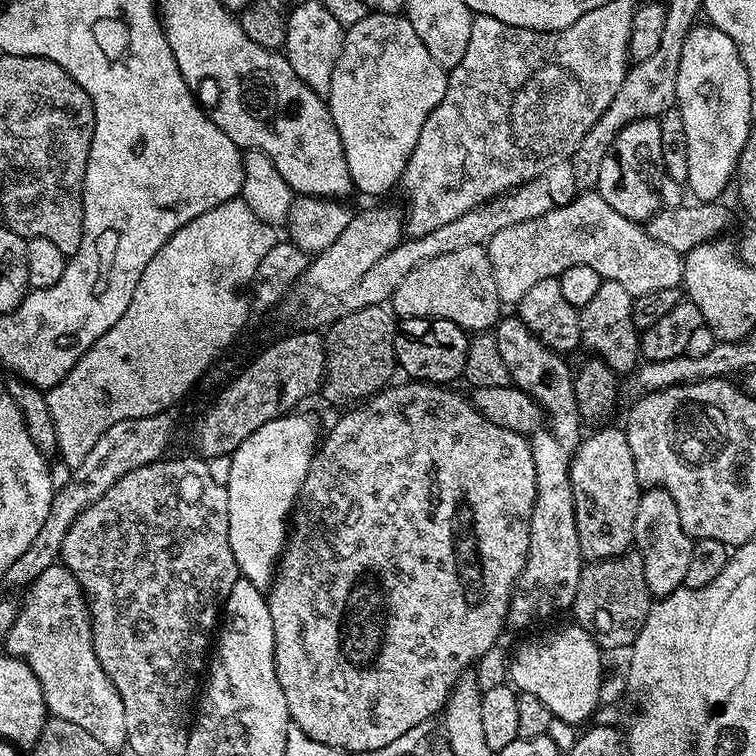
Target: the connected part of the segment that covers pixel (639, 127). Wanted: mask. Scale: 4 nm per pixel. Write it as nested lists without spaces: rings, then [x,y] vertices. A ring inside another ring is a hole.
[[[641,119],[630,122],[610,143],[594,188],[602,198],[606,198],[610,206],[614,206],[614,210],[618,210],[618,214],[622,214],[622,218],[647,222],[662,207],[659,186],[663,175],[662,130],[659,119]]]

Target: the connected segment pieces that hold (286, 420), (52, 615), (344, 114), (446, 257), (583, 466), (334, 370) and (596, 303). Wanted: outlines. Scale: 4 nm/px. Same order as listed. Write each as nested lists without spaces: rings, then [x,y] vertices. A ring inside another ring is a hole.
[[[289,414],[279,416],[259,430],[254,430],[230,457],[230,478],[227,482],[230,510],[230,550],[238,562],[241,577],[265,590],[272,587],[278,561],[290,531],[289,520],[296,497],[306,482],[310,462],[316,457],[318,435],[312,416]]]
[[[63,562],[54,566],[46,566],[42,574],[33,580],[23,593],[24,604],[19,605],[14,622],[2,642],[2,648],[9,656],[17,656],[28,664],[34,672],[34,678],[42,686],[44,705],[52,716],[62,718],[66,722],[74,722],[74,726],[82,726],[86,734],[98,738],[102,746],[123,749],[128,743],[126,738],[126,706],[122,706],[122,698],[110,682],[106,670],[102,670],[102,662],[98,662],[98,654],[94,654],[94,638],[92,637],[92,619],[88,613],[88,599],[84,597],[82,586],[78,586],[78,578]]]
[[[369,11],[360,22],[345,31],[342,54],[336,59],[326,103],[334,118],[338,138],[342,138],[346,166],[350,166],[352,186],[357,193],[380,196],[399,185],[406,162],[410,162],[410,154],[414,154],[414,146],[418,146],[418,134],[422,134],[430,110],[442,102],[447,85],[448,72],[430,58],[430,50],[422,46],[422,38],[418,38],[414,26],[410,26],[407,15]]]
[[[485,245],[462,246],[450,254],[438,254],[430,262],[422,262],[398,282],[390,301],[390,308],[400,320],[430,318],[449,320],[469,334],[484,334],[495,329],[502,316],[498,286],[494,286],[494,270]]]
[[[600,426],[593,436],[585,435],[570,462],[570,486],[574,494],[574,522],[578,530],[578,546],[585,561],[609,560],[629,551],[634,541],[634,518],[642,486],[634,470],[634,454],[630,454],[628,433],[623,427]]]
[[[378,304],[337,315],[323,333],[326,366],[322,396],[332,404],[348,406],[376,395],[385,387],[393,379],[391,376],[398,372],[394,350],[397,327],[397,317]]]
[[[601,280],[594,298],[590,298],[590,302],[579,309],[583,347],[588,347],[593,357],[605,360],[617,374],[631,373],[641,359],[640,337],[632,322],[633,299],[630,290],[625,290],[619,282]]]

